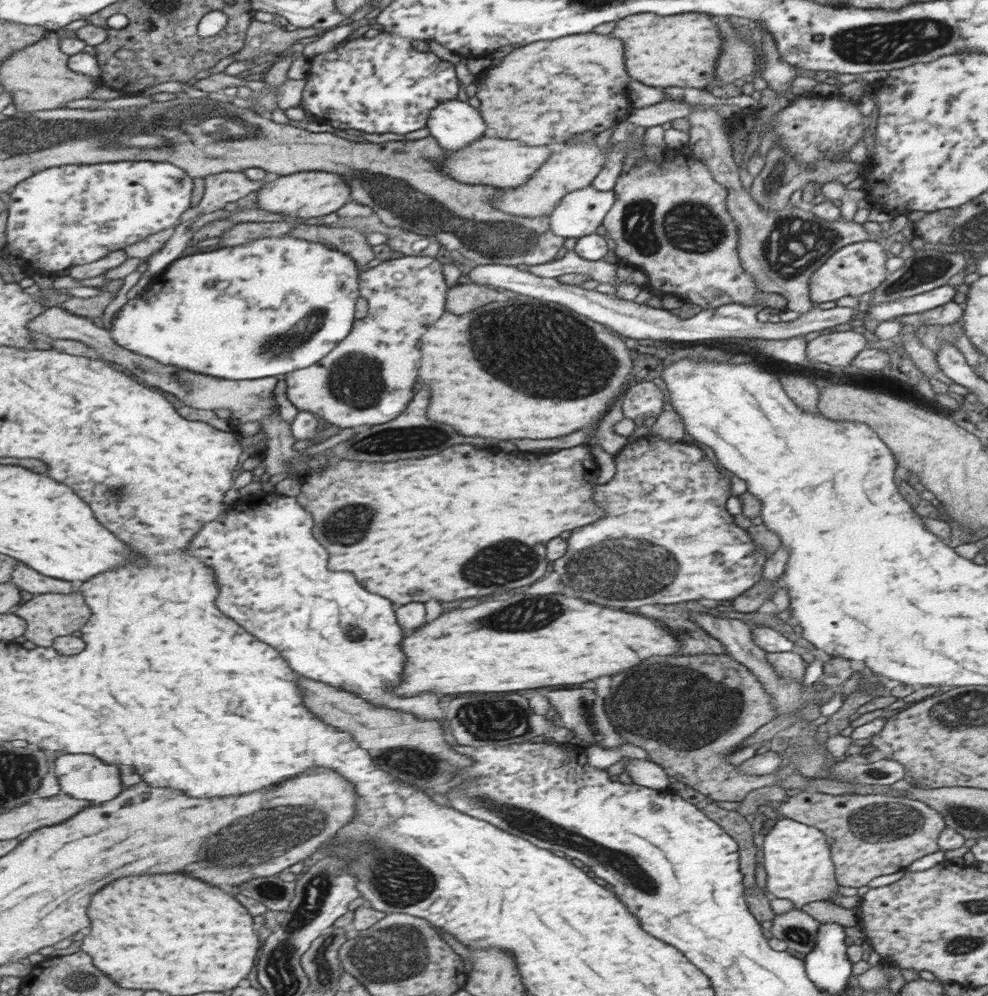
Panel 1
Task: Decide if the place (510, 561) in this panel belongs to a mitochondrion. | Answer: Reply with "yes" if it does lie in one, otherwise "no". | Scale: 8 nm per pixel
yes

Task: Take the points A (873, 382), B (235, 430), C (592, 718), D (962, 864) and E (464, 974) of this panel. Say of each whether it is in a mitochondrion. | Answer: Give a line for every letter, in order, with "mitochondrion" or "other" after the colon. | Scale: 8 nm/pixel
A: other
B: other
C: mitochondrion
D: other
E: other

